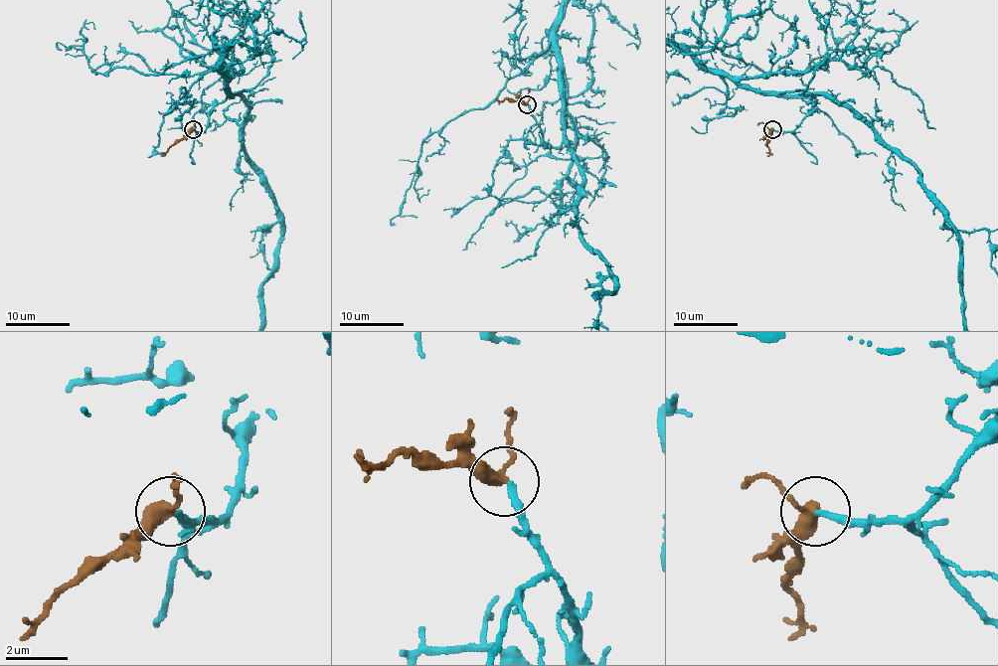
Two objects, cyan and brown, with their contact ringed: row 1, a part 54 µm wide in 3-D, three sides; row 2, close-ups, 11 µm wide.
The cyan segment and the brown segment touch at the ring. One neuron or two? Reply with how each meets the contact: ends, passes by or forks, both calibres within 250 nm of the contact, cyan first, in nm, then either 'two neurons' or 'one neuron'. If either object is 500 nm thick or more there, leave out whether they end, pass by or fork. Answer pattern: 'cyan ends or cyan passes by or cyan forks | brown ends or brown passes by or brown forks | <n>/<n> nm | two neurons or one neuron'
cyan ends | brown passes by | 200/360 nm | one neuron

